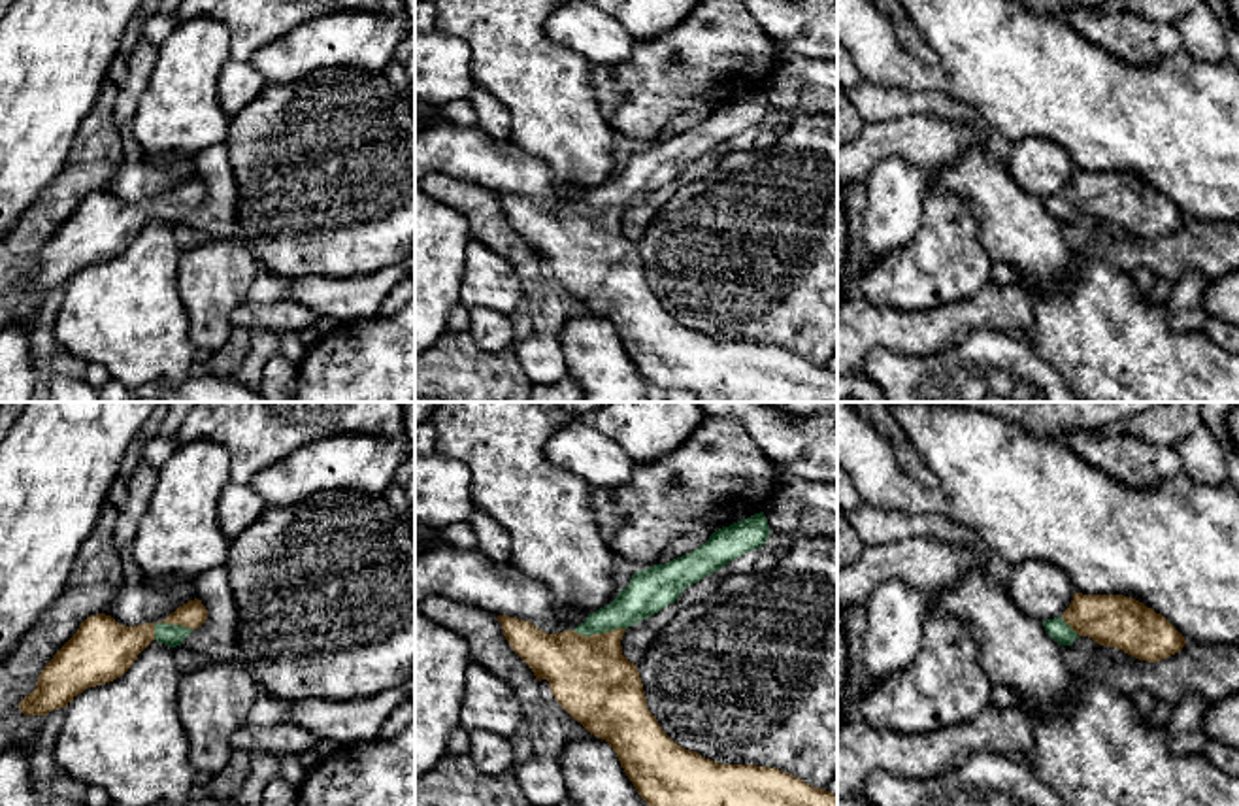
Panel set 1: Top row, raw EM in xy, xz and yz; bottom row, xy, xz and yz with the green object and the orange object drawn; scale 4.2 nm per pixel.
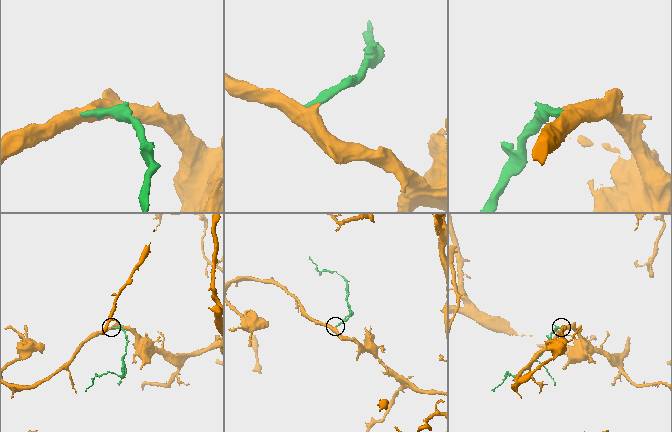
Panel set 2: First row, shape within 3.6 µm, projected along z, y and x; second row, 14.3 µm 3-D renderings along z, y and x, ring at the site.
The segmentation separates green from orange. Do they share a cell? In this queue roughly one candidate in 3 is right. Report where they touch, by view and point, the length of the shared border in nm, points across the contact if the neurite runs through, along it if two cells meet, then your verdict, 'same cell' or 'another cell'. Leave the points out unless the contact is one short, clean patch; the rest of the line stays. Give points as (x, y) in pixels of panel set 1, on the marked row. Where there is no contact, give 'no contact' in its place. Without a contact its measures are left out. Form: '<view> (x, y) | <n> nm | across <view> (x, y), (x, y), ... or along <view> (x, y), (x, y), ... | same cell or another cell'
xz (598, 633) | 220 nm | across xz (644, 597), (598, 633), (589, 657), (589, 676) | same cell

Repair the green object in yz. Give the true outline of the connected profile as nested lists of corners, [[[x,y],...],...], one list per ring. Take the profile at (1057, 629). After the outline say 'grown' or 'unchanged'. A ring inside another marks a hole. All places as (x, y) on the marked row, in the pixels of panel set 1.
[[[1075,593],[1069,608],[1060,617],[1043,621],[1043,627],[1060,646],[1088,636],[1148,663],[1167,659],[1186,644],[1162,613],[1124,595]]]; grown

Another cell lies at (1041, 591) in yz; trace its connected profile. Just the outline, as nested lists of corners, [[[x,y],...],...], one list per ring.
[[[1037,559],[1015,564],[1005,591],[1024,615],[1041,623],[1062,617],[1075,595],[1056,564]]]

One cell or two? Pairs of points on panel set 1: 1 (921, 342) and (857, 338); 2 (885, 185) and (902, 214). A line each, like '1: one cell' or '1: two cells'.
1: one cell
2: one cell

